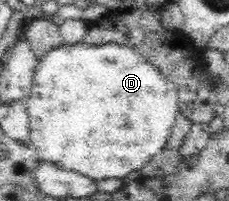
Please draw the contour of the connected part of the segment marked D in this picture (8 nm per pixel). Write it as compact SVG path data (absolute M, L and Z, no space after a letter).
M83 41L62 45L44 55L35 67L31 92L25 100L30 118L28 144L35 149L39 161L54 163L88 180L123 180L132 171L143 169L154 155L167 147L170 129L176 115L181 113L179 101L178 86L127 45L110 42L89 46Z

